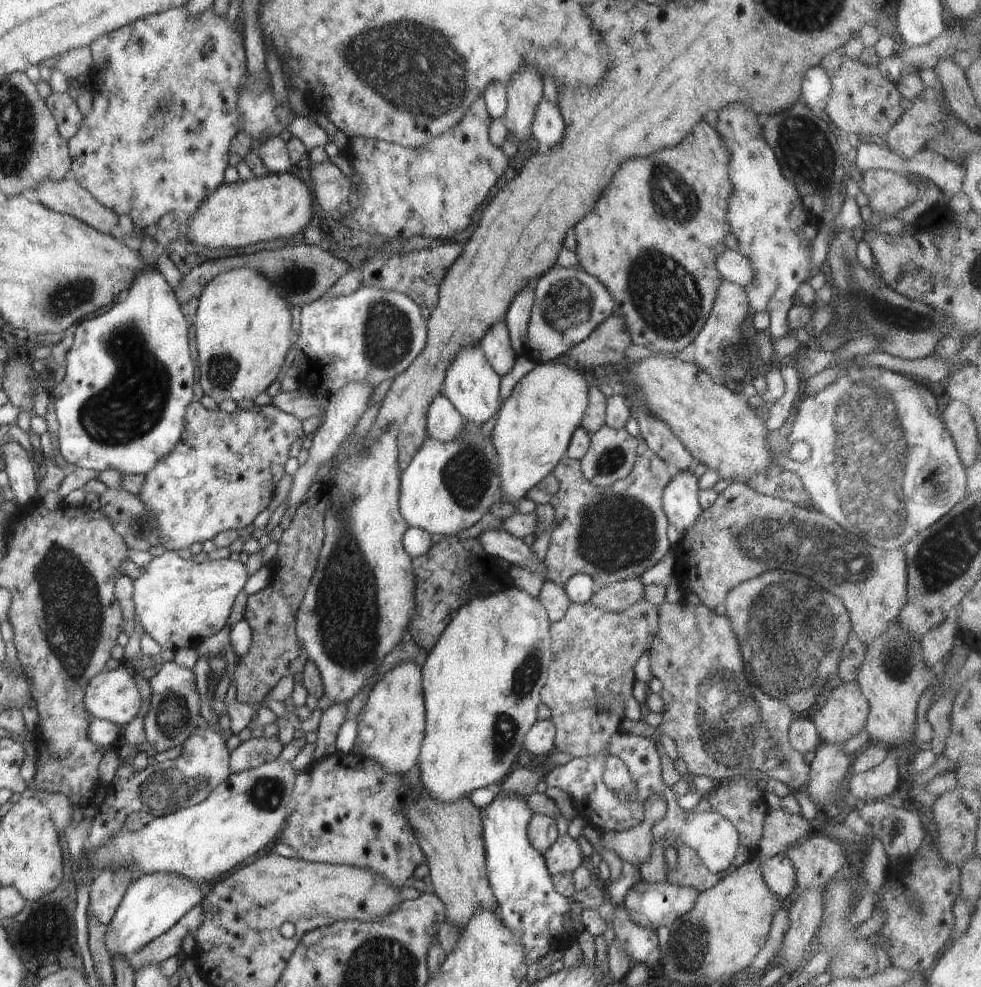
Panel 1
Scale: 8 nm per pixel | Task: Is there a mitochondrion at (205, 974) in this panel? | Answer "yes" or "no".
no

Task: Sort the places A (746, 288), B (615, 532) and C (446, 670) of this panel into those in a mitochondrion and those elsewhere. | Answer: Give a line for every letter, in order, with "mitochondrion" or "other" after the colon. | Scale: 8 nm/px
A: other
B: mitochondrion
C: other

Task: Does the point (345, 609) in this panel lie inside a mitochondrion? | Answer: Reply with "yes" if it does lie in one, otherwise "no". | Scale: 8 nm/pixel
yes

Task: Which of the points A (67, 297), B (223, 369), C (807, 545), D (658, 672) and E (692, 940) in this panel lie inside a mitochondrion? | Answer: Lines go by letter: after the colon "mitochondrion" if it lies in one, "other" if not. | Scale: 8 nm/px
A: mitochondrion
B: mitochondrion
C: mitochondrion
D: other
E: mitochondrion

